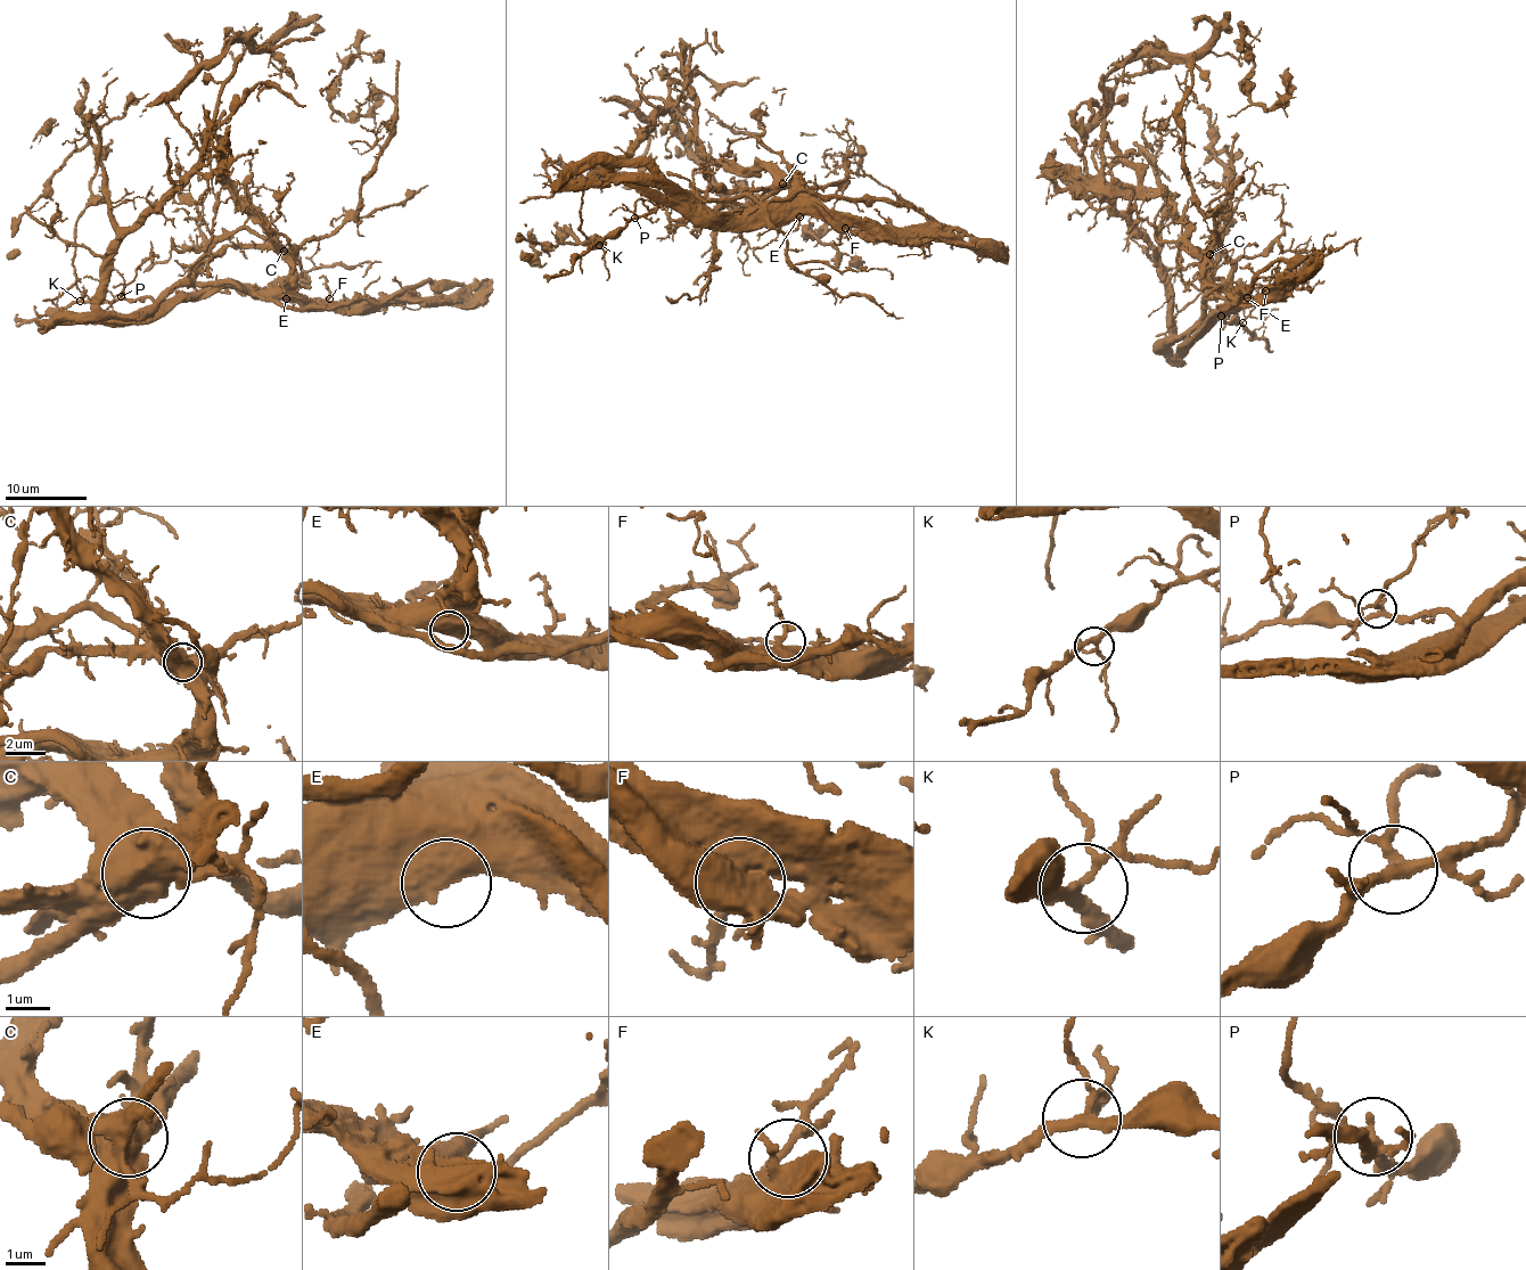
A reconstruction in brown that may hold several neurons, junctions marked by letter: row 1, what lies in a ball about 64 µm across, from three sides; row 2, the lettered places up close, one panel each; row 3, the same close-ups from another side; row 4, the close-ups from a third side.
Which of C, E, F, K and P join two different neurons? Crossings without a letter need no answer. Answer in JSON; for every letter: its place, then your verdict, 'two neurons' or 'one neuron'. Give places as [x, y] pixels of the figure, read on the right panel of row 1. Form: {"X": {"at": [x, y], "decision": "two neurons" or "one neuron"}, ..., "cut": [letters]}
{"C": {"at": [1209, 254], "decision": "two neurons"}, "E": {"at": [1247, 297], "decision": "one neuron"}, "F": {"at": [1265, 291], "decision": "one neuron"}, "K": {"at": [1243, 322], "decision": "one neuron"}, "P": {"at": [1221, 316], "decision": "one neuron"}, "cut": ["C"]}

